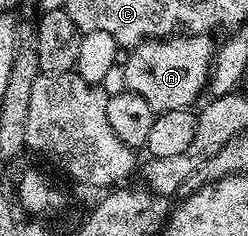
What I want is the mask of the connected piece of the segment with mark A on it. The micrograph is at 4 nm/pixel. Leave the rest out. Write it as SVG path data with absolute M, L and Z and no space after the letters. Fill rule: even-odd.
M188 33L141 41L129 52L132 54L124 65L123 88L142 95L157 114L195 106L212 75L213 57L218 48L217 42L212 42L212 39L207 33Z

